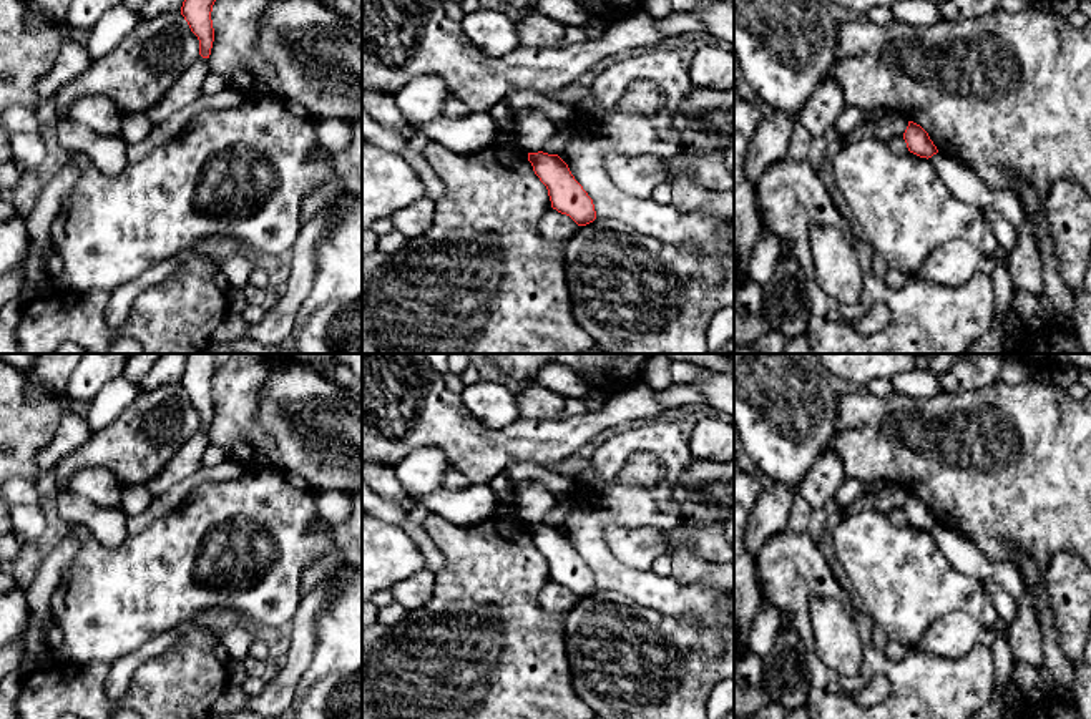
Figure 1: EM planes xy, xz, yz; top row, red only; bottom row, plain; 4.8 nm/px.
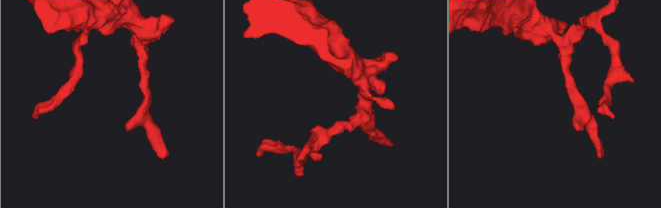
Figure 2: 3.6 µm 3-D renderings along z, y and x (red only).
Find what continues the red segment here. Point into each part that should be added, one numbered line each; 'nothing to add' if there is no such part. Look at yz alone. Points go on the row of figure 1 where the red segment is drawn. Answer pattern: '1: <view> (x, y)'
nothing to add

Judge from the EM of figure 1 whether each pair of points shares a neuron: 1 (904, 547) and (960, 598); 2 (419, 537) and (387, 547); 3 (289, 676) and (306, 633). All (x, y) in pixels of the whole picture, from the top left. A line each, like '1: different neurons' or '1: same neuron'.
1: same neuron
2: different neurons
3: same neuron

